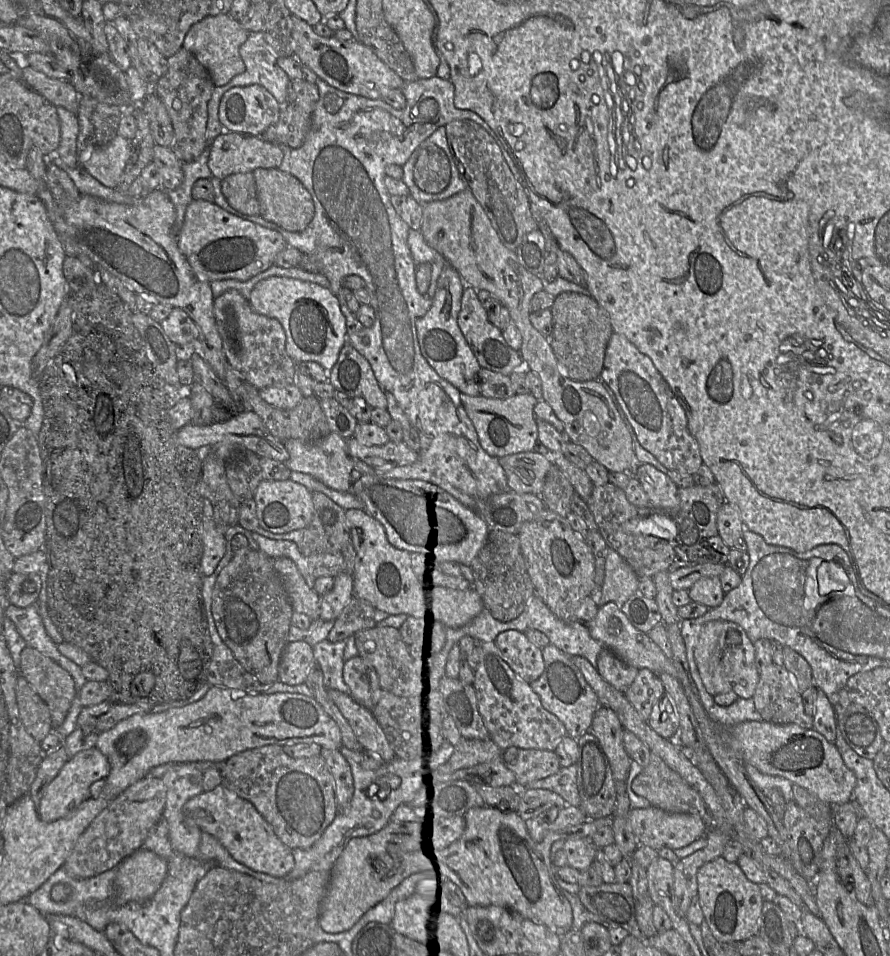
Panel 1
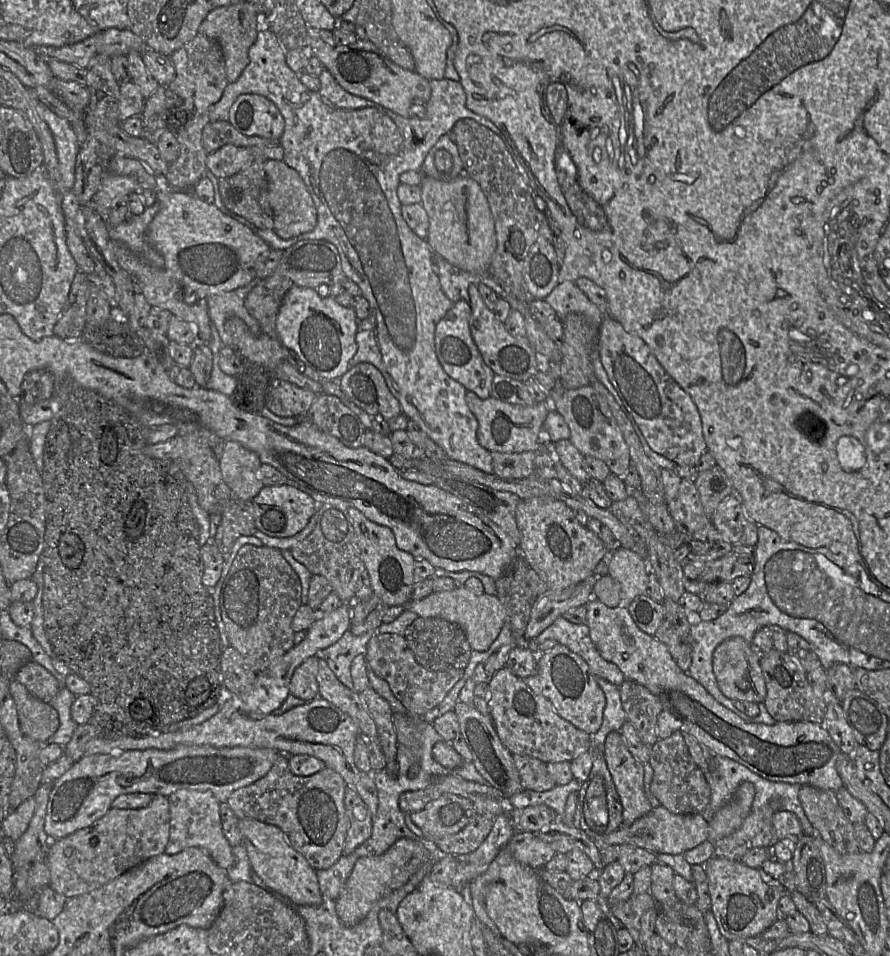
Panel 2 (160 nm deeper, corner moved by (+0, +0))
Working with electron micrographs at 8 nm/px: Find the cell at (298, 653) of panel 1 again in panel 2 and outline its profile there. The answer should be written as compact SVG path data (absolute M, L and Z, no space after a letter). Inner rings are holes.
M312 656L298 666L290 680L290 694L305 702L310 702L319 696L317 682L319 657Z

